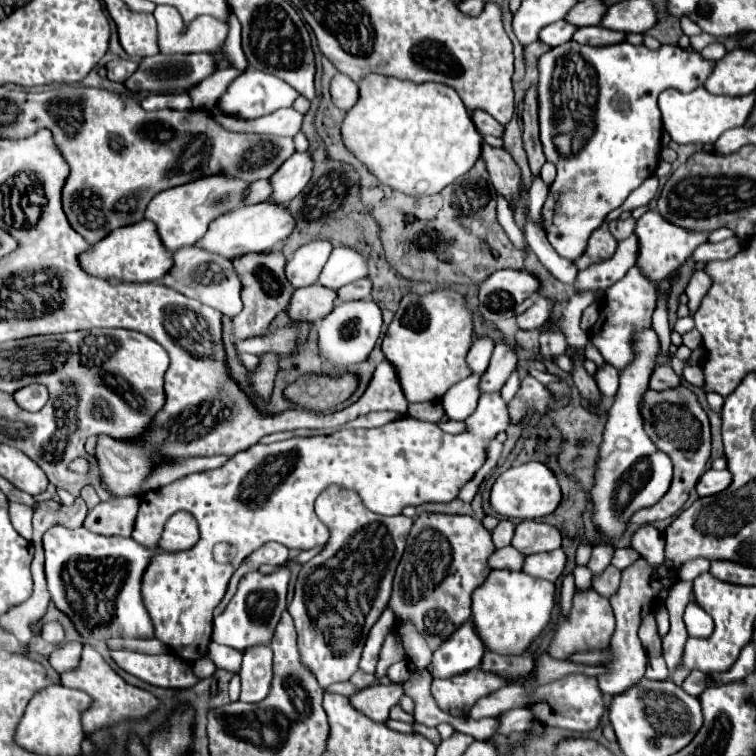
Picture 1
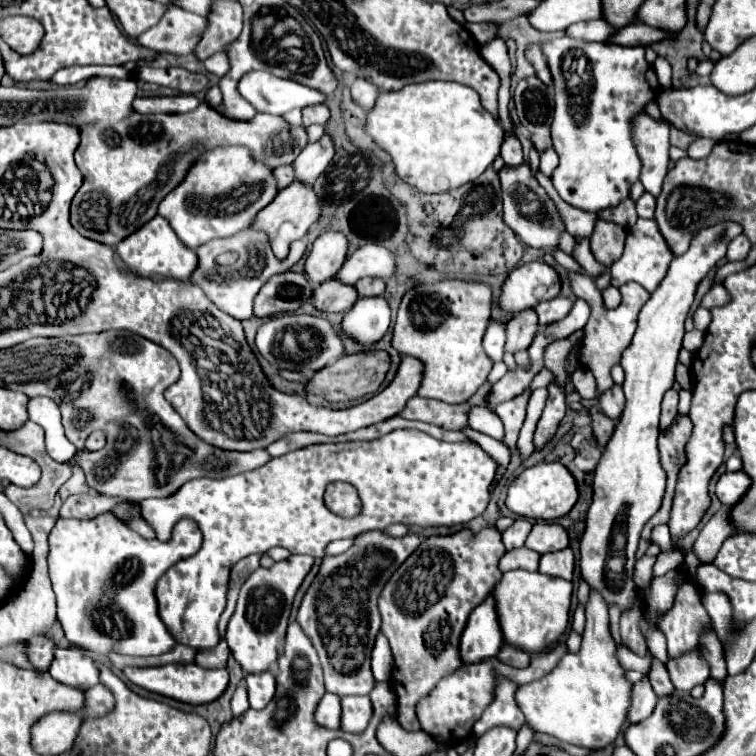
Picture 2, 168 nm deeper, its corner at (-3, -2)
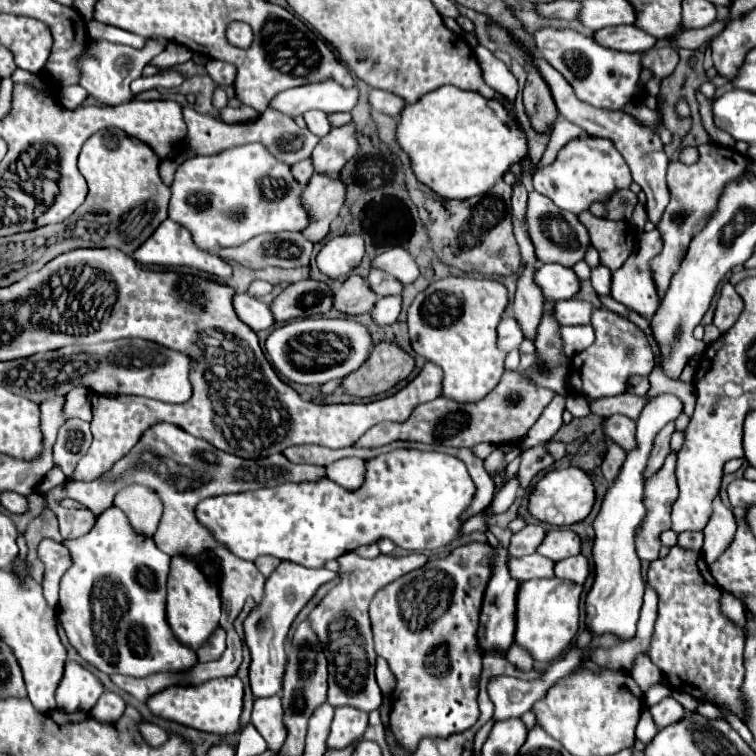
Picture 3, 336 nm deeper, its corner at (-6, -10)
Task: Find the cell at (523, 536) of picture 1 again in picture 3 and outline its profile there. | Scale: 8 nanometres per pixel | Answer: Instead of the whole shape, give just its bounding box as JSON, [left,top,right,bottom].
[536,529,580,561]

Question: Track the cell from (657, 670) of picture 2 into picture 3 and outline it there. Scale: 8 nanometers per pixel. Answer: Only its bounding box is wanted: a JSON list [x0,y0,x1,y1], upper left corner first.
[650,697,684,727]

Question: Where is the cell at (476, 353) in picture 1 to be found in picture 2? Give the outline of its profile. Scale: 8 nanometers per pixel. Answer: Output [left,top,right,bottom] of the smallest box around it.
[483,323,505,361]

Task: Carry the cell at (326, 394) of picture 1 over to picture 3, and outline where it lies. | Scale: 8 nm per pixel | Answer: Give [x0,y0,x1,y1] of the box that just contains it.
[340,341,414,397]

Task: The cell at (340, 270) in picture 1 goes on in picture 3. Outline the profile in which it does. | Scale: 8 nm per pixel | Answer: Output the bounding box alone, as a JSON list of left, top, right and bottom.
[372,247,420,285]

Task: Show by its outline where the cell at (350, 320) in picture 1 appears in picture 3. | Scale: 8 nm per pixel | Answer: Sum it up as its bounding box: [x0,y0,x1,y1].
[370,297,402,327]

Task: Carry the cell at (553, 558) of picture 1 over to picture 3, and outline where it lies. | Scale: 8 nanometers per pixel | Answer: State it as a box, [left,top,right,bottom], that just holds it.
[554,555,588,583]

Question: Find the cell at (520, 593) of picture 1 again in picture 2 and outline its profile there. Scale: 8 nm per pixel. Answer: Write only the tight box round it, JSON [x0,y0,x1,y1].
[493,569,573,653]

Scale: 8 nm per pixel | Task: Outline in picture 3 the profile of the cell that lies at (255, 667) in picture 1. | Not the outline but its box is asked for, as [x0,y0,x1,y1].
[252,697,286,753]

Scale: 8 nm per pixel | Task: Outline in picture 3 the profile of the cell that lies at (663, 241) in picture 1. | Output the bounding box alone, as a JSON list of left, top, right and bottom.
[612,231,662,319]

